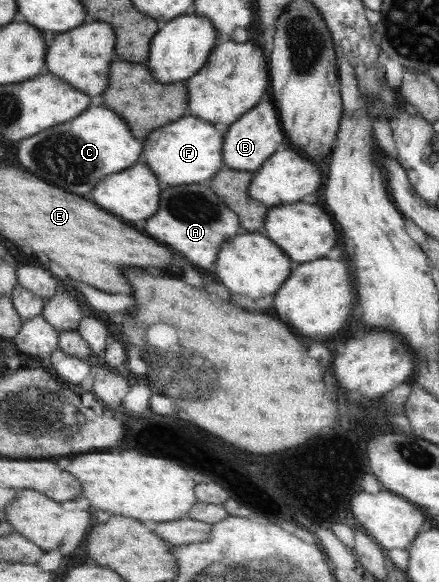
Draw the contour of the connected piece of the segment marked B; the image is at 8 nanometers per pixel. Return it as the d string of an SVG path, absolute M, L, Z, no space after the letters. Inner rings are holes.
M263 103L247 111L241 119L225 128L223 143L223 162L229 169L243 172L257 172L286 141L286 131L282 125L278 109L271 103Z

